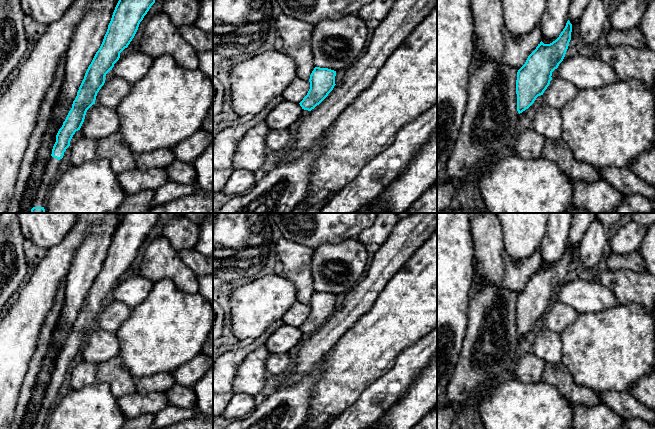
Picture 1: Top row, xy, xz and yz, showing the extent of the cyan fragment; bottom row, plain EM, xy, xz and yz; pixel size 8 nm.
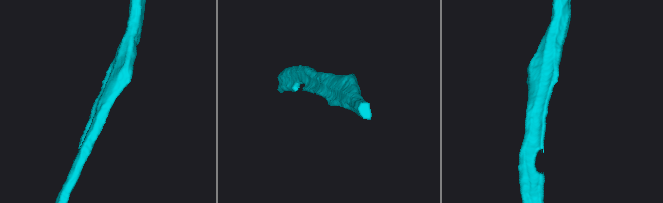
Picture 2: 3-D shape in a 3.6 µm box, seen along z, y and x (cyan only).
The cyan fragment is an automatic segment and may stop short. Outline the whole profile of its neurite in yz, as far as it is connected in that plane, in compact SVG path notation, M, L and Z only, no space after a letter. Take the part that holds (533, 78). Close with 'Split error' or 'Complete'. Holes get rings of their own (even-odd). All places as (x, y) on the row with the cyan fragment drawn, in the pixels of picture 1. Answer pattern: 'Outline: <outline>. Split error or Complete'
Outline: M568 20L559 37L550 44L541 41L518 70L516 94L519 114L528 109L549 86L552 72L565 57L571 32L572 24Z. Complete

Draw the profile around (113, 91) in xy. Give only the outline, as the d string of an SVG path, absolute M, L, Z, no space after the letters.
M114 76L105 82L97 93L95 103L106 108L115 108L130 92L132 84Z

